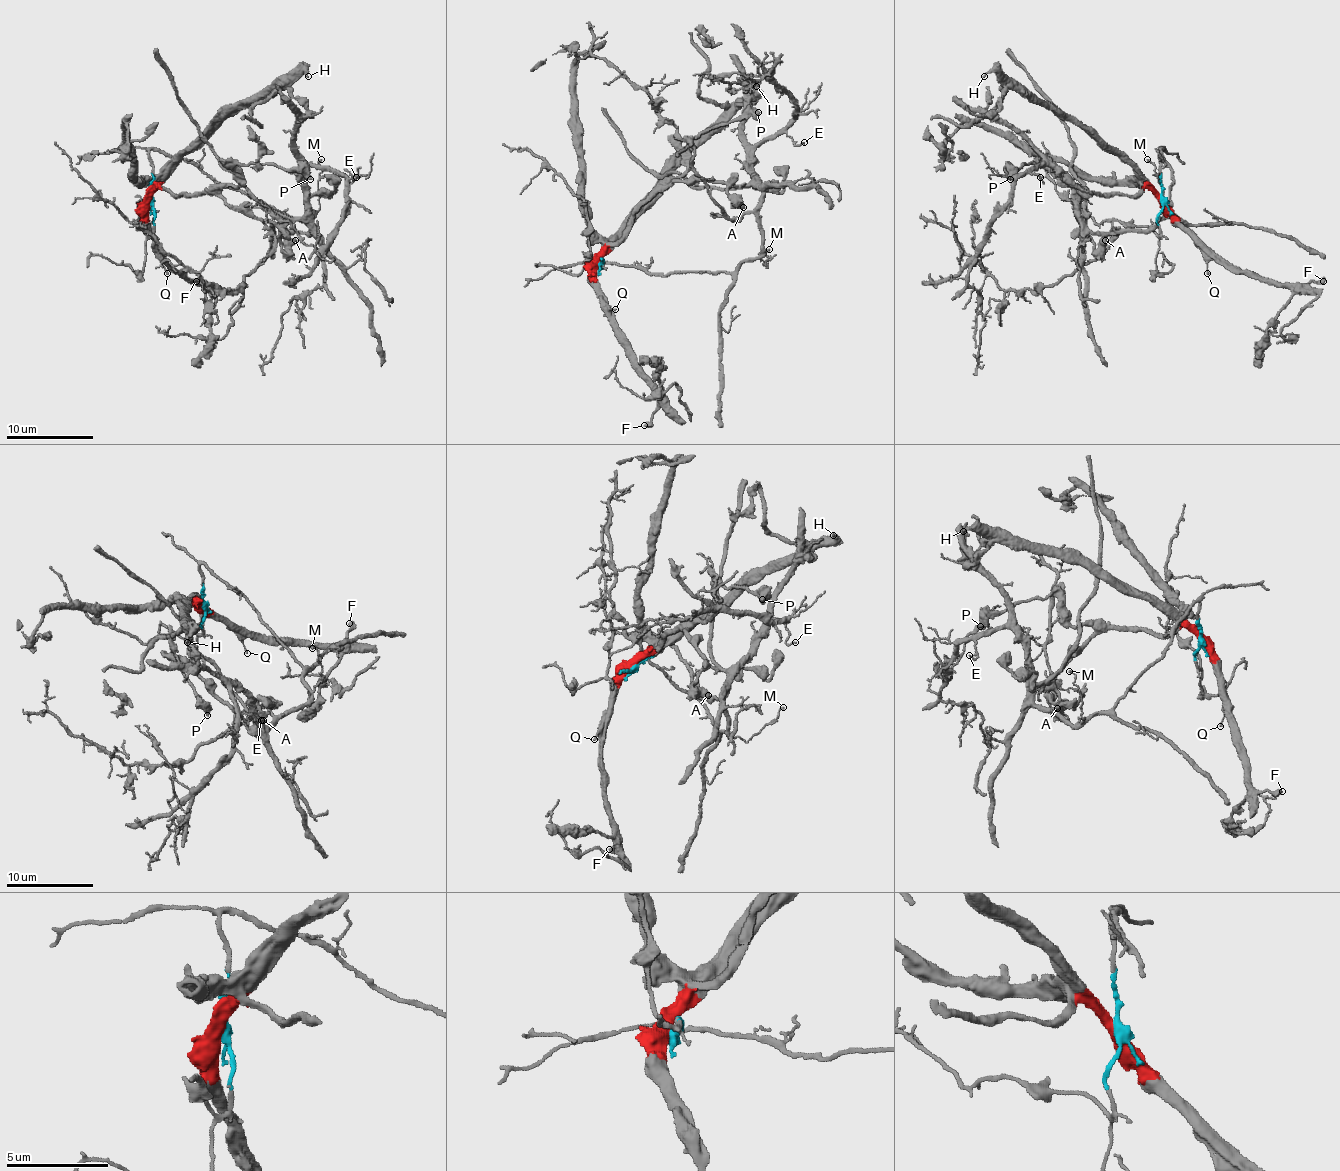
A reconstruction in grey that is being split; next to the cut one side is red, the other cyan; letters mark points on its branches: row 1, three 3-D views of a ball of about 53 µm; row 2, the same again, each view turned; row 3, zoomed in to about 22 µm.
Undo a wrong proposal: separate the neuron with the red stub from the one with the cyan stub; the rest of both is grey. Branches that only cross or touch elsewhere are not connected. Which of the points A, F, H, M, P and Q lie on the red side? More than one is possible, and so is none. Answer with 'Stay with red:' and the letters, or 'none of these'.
Stay with red: A, F, H, P, Q

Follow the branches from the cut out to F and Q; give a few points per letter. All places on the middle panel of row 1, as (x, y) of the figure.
F: (598, 264), (595, 292), (604, 305), (604, 314), (617, 327), (632, 368), (656, 394), (656, 410), (643, 425)
Q: (598, 264), (595, 288), (615, 309)

